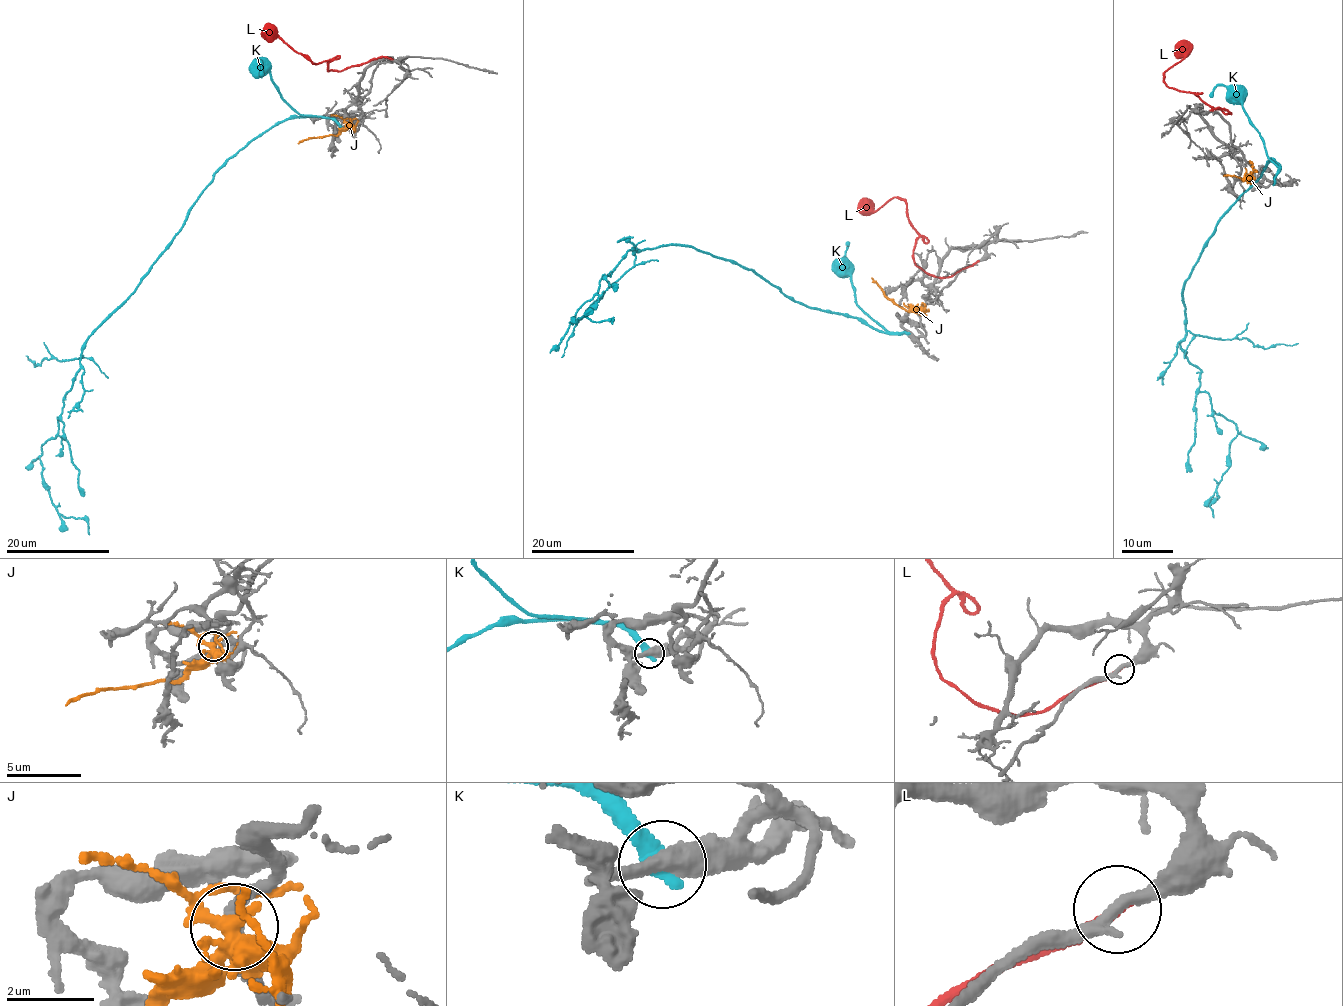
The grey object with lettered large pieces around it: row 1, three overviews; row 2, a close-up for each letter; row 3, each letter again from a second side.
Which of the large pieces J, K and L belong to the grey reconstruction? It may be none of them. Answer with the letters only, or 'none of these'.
L

